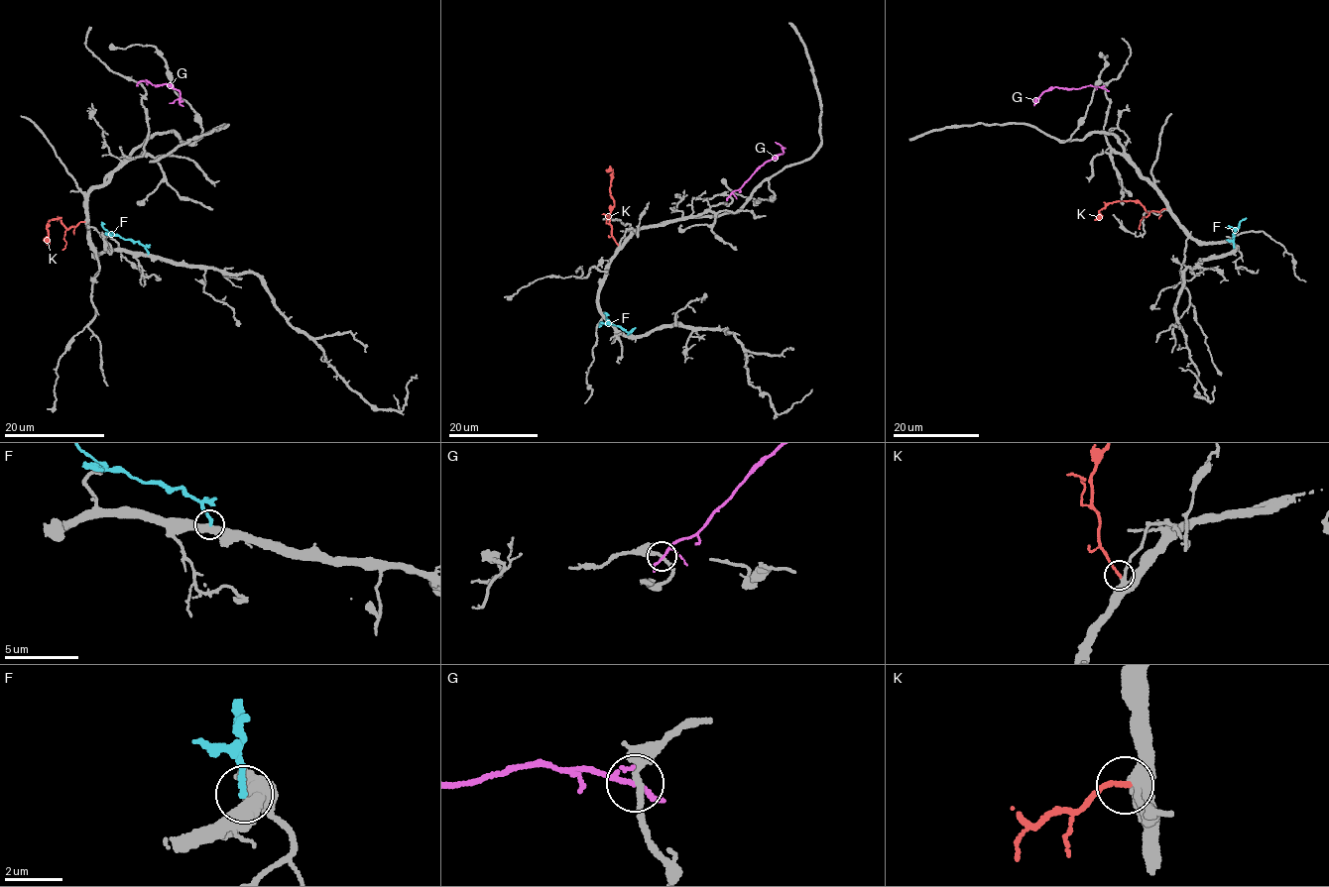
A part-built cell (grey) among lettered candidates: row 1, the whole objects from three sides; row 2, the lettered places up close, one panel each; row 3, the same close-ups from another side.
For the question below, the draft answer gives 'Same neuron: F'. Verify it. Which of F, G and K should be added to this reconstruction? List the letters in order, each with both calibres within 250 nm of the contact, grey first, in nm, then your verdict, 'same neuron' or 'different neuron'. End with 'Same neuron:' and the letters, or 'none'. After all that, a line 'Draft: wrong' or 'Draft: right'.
F: 480/200 nm | different neuron
G: 200/130 nm | different neuron
K: 360/190 nm | same neuron
Same neuron: K
Draft: wrong

